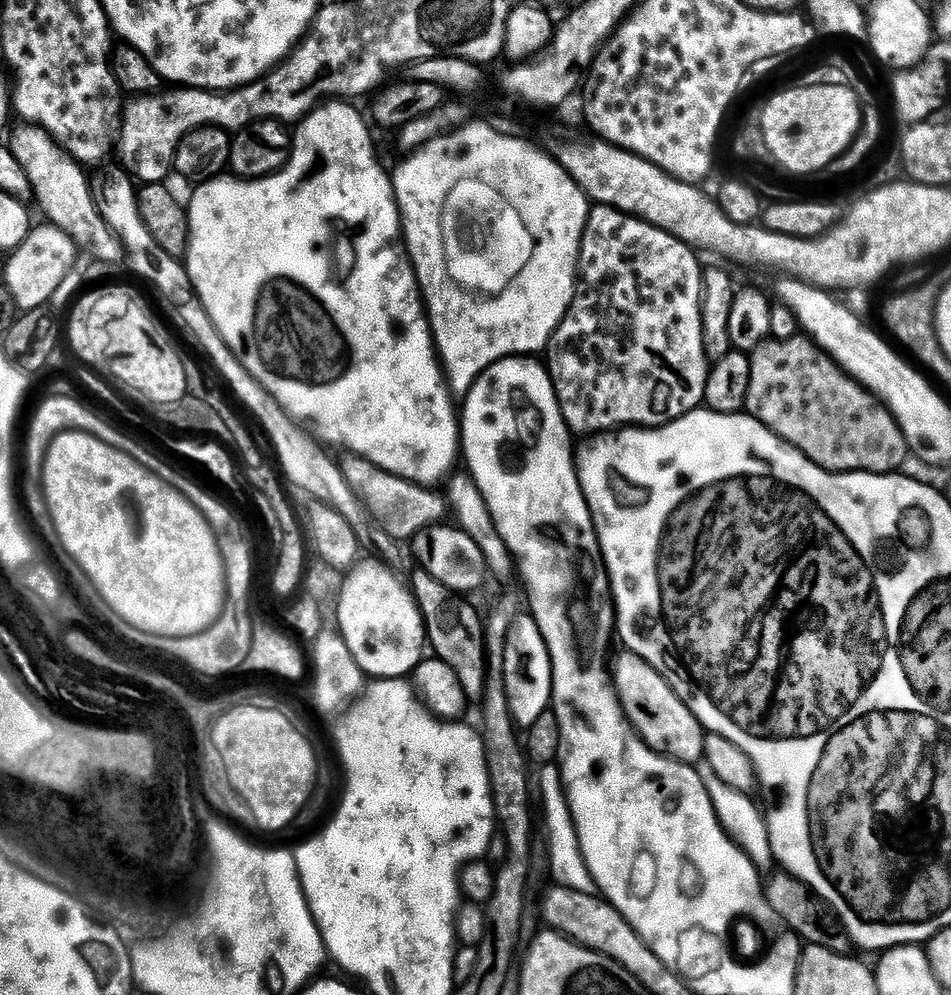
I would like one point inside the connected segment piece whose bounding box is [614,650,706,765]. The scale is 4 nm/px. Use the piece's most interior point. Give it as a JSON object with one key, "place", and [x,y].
{"place":[662,721]}

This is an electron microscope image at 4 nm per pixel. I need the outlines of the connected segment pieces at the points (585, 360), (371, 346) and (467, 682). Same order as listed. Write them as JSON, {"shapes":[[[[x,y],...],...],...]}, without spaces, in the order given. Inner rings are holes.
{"shapes":[[[[607,204],[595,205],[588,213],[588,221],[584,227],[584,237],[580,243],[580,266],[578,269],[578,283],[576,286],[576,297],[572,300],[568,312],[564,315],[564,320],[556,327],[556,332],[548,342],[546,349],[546,367],[548,369],[548,377],[552,379],[552,385],[556,391],[556,397],[560,403],[560,409],[564,415],[564,420],[568,424],[569,432],[579,434],[579,432],[588,432],[587,434],[599,434],[601,432],[610,432],[627,428],[629,426],[639,426],[642,428],[659,428],[661,424],[668,424],[672,420],[677,420],[686,415],[687,412],[694,412],[697,408],[704,404],[704,391],[706,390],[706,382],[710,371],[710,361],[706,350],[704,349],[704,339],[702,338],[702,302],[704,301],[704,278],[702,275],[702,263],[697,253],[689,244],[683,244],[676,236],[671,236],[666,230],[662,230],[658,226],[648,223],[647,220],[642,220],[638,216],[632,216],[629,212],[620,212],[616,208],[609,208]]],[[[324,102],[312,109],[303,120],[295,125],[294,135],[292,136],[292,157],[288,159],[288,165],[275,172],[273,176],[263,176],[261,180],[242,180],[233,178],[231,175],[224,174],[219,178],[205,180],[199,185],[200,188],[192,196],[192,201],[187,201],[186,211],[188,214],[188,255],[186,257],[186,267],[191,280],[191,291],[200,295],[198,304],[207,312],[212,325],[218,330],[218,334],[228,343],[228,348],[242,362],[242,366],[246,366],[248,373],[254,377],[263,388],[269,390],[274,389],[275,395],[279,397],[280,405],[285,408],[289,414],[297,414],[296,412],[324,412],[317,422],[315,431],[319,433],[325,441],[333,440],[336,444],[345,444],[349,453],[364,457],[365,460],[374,462],[379,468],[384,468],[388,472],[392,472],[395,476],[401,476],[404,480],[411,480],[425,486],[435,485],[435,480],[443,481],[449,475],[448,471],[457,463],[458,458],[452,455],[452,448],[440,448],[440,452],[432,452],[432,448],[428,448],[428,436],[420,436],[420,432],[412,432],[412,428],[408,428],[408,391],[414,387],[412,380],[412,352],[423,354],[428,349],[428,343],[433,340],[432,329],[428,326],[428,318],[426,315],[426,305],[422,299],[420,284],[416,280],[416,270],[412,267],[412,261],[409,260],[404,244],[402,243],[402,225],[400,222],[400,207],[396,204],[396,190],[392,187],[392,176],[386,169],[380,165],[380,160],[376,157],[376,148],[372,145],[372,136],[368,133],[368,128],[364,125],[364,120],[351,108],[348,102]],[[344,340],[352,340],[352,348],[356,348],[356,364],[352,364],[352,380],[340,380],[340,384],[332,384],[332,388],[312,388],[312,380],[308,380],[308,372],[312,372],[312,376],[324,376],[324,380],[328,380],[328,372],[332,372],[332,368],[336,368],[336,352],[340,352],[340,348],[344,348]]],[[[416,570],[410,579],[412,597],[420,608],[424,619],[424,631],[427,643],[434,651],[435,659],[446,662],[454,674],[458,674],[458,682],[462,682],[462,690],[469,701],[483,701],[486,690],[486,674],[488,673],[488,653],[484,650],[485,621],[480,612],[471,604],[471,599],[461,593],[452,592],[438,578],[434,578],[425,570]]]]}

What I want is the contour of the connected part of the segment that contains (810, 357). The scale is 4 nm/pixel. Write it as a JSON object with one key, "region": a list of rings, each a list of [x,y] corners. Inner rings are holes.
{"region":[[[807,335],[788,336],[785,340],[776,340],[777,338],[769,338],[763,340],[761,344],[755,348],[750,354],[750,394],[748,395],[747,415],[753,416],[758,422],[762,422],[774,434],[778,434],[784,439],[785,444],[791,444],[793,448],[797,448],[804,456],[809,456],[818,467],[825,468],[828,472],[878,472],[881,474],[892,474],[904,464],[904,459],[910,456],[910,449],[904,431],[900,429],[900,423],[892,415],[891,408],[884,403],[881,397],[871,393],[859,380],[852,379],[815,340]]]}

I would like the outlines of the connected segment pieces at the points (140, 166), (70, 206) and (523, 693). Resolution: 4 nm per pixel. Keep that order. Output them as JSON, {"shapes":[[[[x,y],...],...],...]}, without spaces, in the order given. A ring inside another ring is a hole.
{"shapes":[[[[176,86],[168,91],[172,92],[161,90],[147,96],[136,96],[129,99],[132,101],[129,104],[127,101],[122,108],[122,123],[118,128],[118,148],[120,144],[120,156],[124,159],[123,167],[141,185],[162,184],[169,179],[168,172],[170,176],[178,146],[188,133],[176,132],[176,124],[172,124],[172,120],[176,120],[176,116],[172,116],[172,108],[188,100],[188,88]]],[[[29,122],[21,123],[20,126],[21,128],[11,129],[13,132],[10,147],[26,178],[30,178],[32,195],[35,203],[40,203],[40,208],[44,211],[44,216],[48,219],[45,221],[51,227],[66,233],[77,249],[84,251],[85,248],[90,255],[97,256],[104,264],[118,263],[120,258],[122,260],[121,239],[99,213],[92,194],[89,173],[80,161],[56,143],[56,139],[45,128]]],[[[530,614],[517,615],[516,619],[511,621],[508,637],[504,640],[504,681],[512,718],[521,729],[527,730],[543,712],[549,711],[552,702],[552,659],[542,638],[542,630]]]]}

